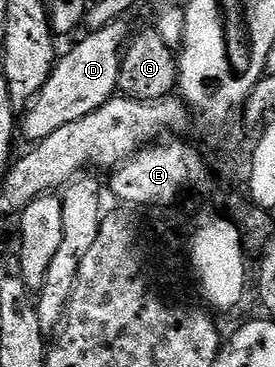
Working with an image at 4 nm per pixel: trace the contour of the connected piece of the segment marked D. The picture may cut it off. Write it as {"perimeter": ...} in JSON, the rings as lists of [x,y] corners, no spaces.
{"perimeter":[[[119,20],[117,22],[113,22],[112,24],[108,24],[104,28],[100,28],[99,30],[92,30],[89,31],[85,36],[87,38],[82,38],[79,40],[78,43],[75,44],[74,47],[71,48],[70,51],[67,52],[66,55],[59,57],[57,61],[54,63],[54,70],[48,76],[48,80],[44,84],[44,88],[40,88],[40,92],[34,95],[32,101],[29,103],[30,106],[24,113],[21,115],[20,118],[20,134],[21,137],[24,139],[27,138],[27,143],[30,144],[37,144],[40,140],[44,140],[48,136],[52,136],[52,132],[56,132],[56,128],[64,128],[64,124],[72,124],[76,120],[84,120],[84,116],[88,116],[92,112],[96,112],[96,108],[100,108],[101,106],[106,103],[109,98],[115,97],[116,91],[118,90],[118,81],[120,80],[120,68],[122,67],[122,55],[128,45],[128,33],[126,34],[126,25],[125,21]]]}

